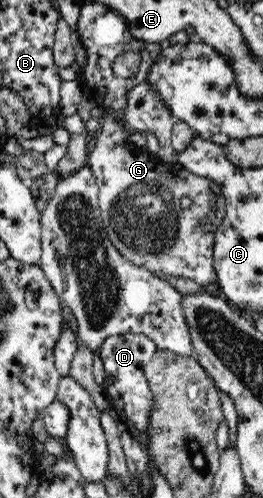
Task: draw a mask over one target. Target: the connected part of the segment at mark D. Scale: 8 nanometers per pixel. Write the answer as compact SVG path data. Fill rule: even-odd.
M121 333L110 335L98 349L105 369L103 383L113 410L124 411L127 422L132 424L134 431L143 433L148 424L148 411L152 406L152 391L144 376L144 370L158 350L155 342L142 333Z

